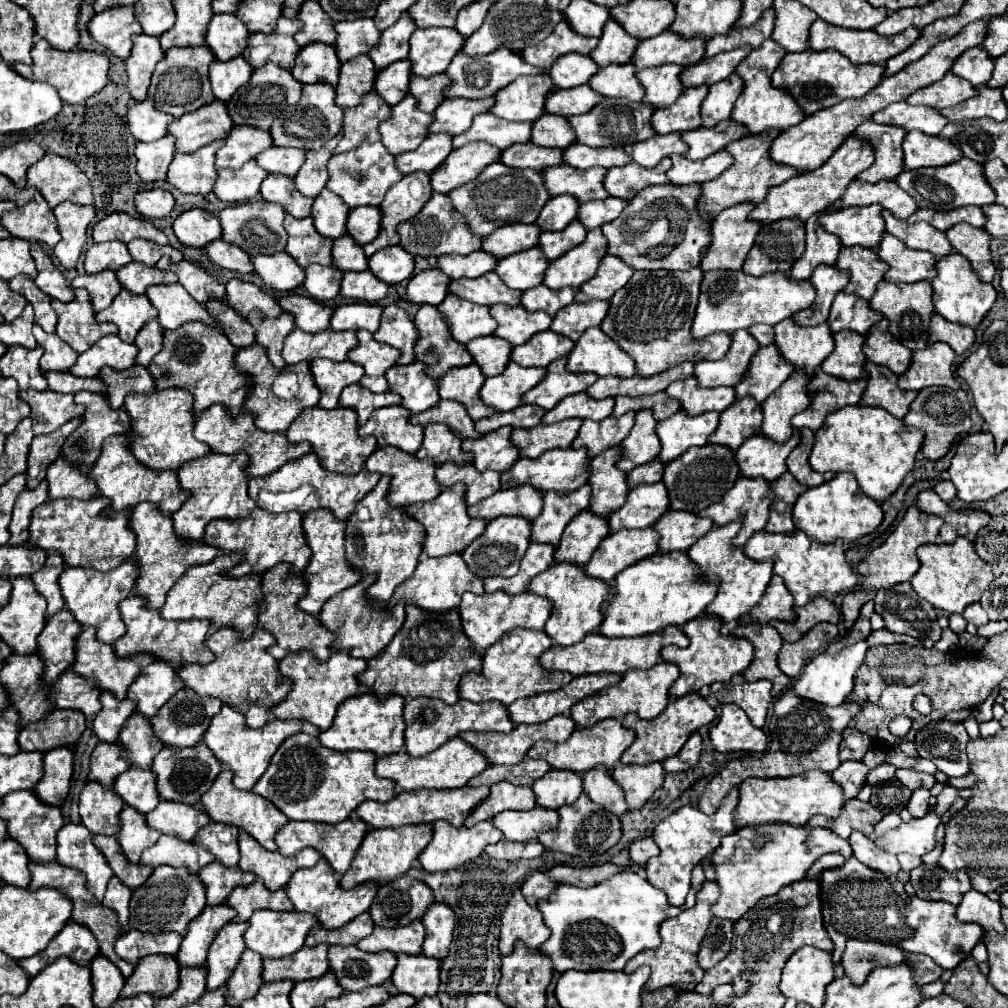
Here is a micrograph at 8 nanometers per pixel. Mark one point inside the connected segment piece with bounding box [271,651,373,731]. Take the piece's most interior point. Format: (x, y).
(317, 689)

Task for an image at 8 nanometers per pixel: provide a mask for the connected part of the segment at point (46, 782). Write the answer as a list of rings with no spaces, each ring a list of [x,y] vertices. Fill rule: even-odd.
[[[69,747],[51,749],[43,755],[43,777],[35,785],[35,795],[41,803],[59,807],[69,793],[73,775],[73,751]]]

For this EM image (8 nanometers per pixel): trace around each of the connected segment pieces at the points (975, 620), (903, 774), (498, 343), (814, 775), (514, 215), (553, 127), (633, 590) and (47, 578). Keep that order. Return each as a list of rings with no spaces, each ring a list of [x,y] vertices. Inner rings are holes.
[[[971,603],[971,605],[967,605],[963,617],[965,617],[969,623],[973,623],[975,627],[981,627],[981,625],[985,625],[985,623],[989,621],[985,609],[983,609],[979,603]]]
[[[897,769],[895,775],[897,775],[897,779],[899,779],[905,787],[909,787],[911,791],[913,791],[913,789],[919,789],[919,787],[931,789],[931,787],[937,783],[937,779],[935,779],[933,775],[921,773],[921,771],[915,771],[915,769]]]
[[[479,337],[469,341],[467,351],[471,353],[473,361],[481,367],[481,373],[485,377],[493,377],[503,373],[505,365],[509,363],[509,355],[511,355],[511,345],[507,341],[501,341],[499,337]]]
[[[821,769],[803,773],[799,777],[787,777],[787,779],[785,777],[765,777],[765,779],[753,777],[743,781],[739,791],[741,791],[741,797],[735,809],[737,827],[761,825],[761,823],[773,823],[773,821],[805,825],[817,813],[827,817],[837,817],[845,805],[845,795],[841,785],[835,783],[833,777],[829,777],[829,773],[823,773]]]
[[[495,163],[487,165],[487,169],[483,169],[483,173],[479,173],[475,181],[469,181],[467,185],[453,189],[447,197],[451,199],[453,209],[463,215],[471,233],[487,237],[497,227],[509,223],[535,223],[539,209],[543,209],[543,205],[549,199],[549,193],[543,187],[543,177],[539,171],[511,169],[503,163]]]
[[[545,113],[533,123],[533,131],[531,131],[531,143],[533,145],[565,149],[573,141],[575,141],[575,133],[571,131],[571,125],[565,117]]]
[[[655,553],[623,569],[611,583],[611,599],[601,607],[603,623],[597,633],[603,637],[639,637],[659,633],[665,627],[681,627],[703,615],[717,593],[715,583],[703,581],[687,553]]]
[[[49,553],[43,569],[31,575],[31,579],[35,583],[35,589],[47,601],[45,619],[49,619],[51,615],[59,613],[65,607],[65,601],[63,601],[63,597],[59,593],[59,585],[57,585],[57,579],[59,579],[59,573],[63,571],[63,567],[65,567],[63,565],[63,557],[59,553]]]

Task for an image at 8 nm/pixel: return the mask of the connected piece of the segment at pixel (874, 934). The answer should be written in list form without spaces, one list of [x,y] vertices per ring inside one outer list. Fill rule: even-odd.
[[[855,857],[847,859],[847,863],[841,867],[821,871],[819,879],[823,925],[835,945],[835,963],[839,963],[843,955],[845,941],[859,937],[861,941],[895,945],[905,953],[929,955],[943,969],[953,969],[983,937],[983,929],[979,925],[959,923],[955,917],[955,907],[947,905],[945,901],[925,901],[919,897],[909,897],[909,901],[899,899],[899,893],[893,891],[893,883],[887,875],[869,869]]]

